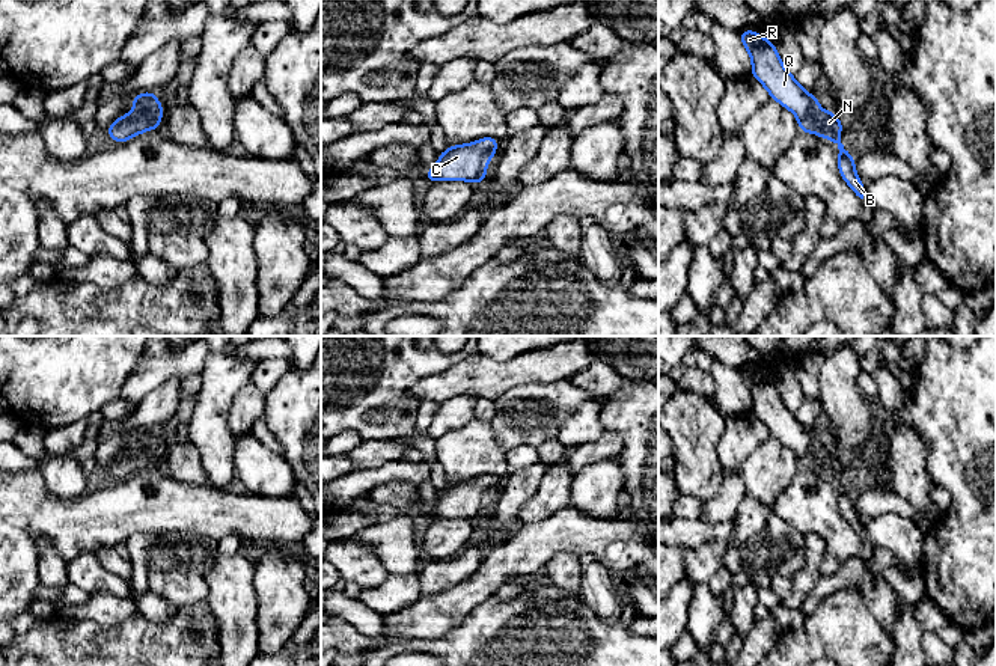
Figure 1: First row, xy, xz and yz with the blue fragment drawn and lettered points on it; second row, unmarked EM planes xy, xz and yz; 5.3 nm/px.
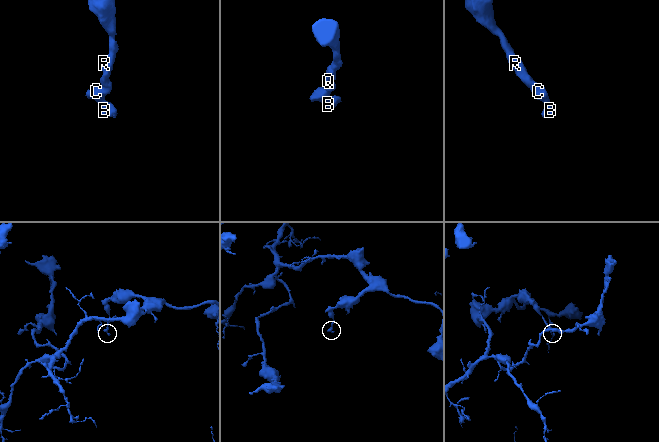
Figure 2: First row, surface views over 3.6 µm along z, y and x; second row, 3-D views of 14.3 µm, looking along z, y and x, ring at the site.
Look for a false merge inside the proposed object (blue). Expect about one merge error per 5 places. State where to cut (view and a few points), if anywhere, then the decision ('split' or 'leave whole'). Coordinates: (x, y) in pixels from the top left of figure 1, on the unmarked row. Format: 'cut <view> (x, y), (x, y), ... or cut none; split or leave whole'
cut none; leave whole

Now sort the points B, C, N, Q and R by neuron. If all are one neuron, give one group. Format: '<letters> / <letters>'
B C N Q R

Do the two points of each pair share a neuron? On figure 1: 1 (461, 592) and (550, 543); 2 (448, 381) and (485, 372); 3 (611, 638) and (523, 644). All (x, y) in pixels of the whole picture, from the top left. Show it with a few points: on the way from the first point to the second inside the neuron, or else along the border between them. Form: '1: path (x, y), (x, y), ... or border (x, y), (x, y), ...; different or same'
1: path (484, 582), (502, 564), (520, 558), (528, 550); same
2: path (457, 381), (476, 378); same
3: path (589, 644), (544, 644); same

